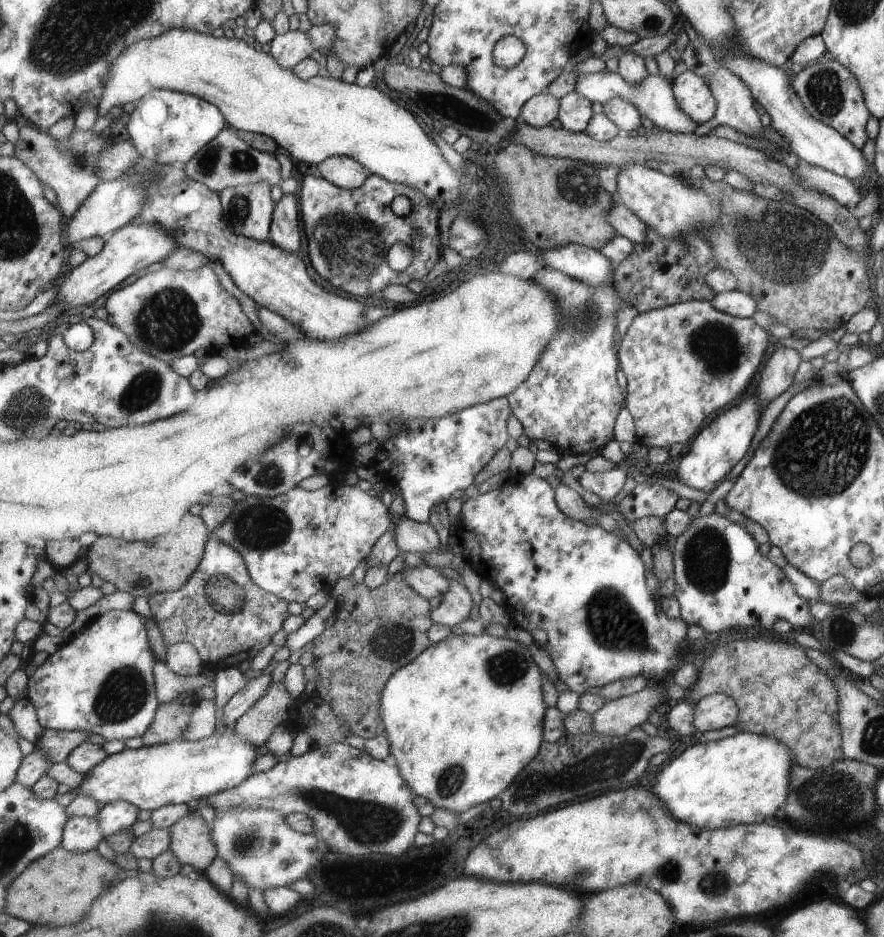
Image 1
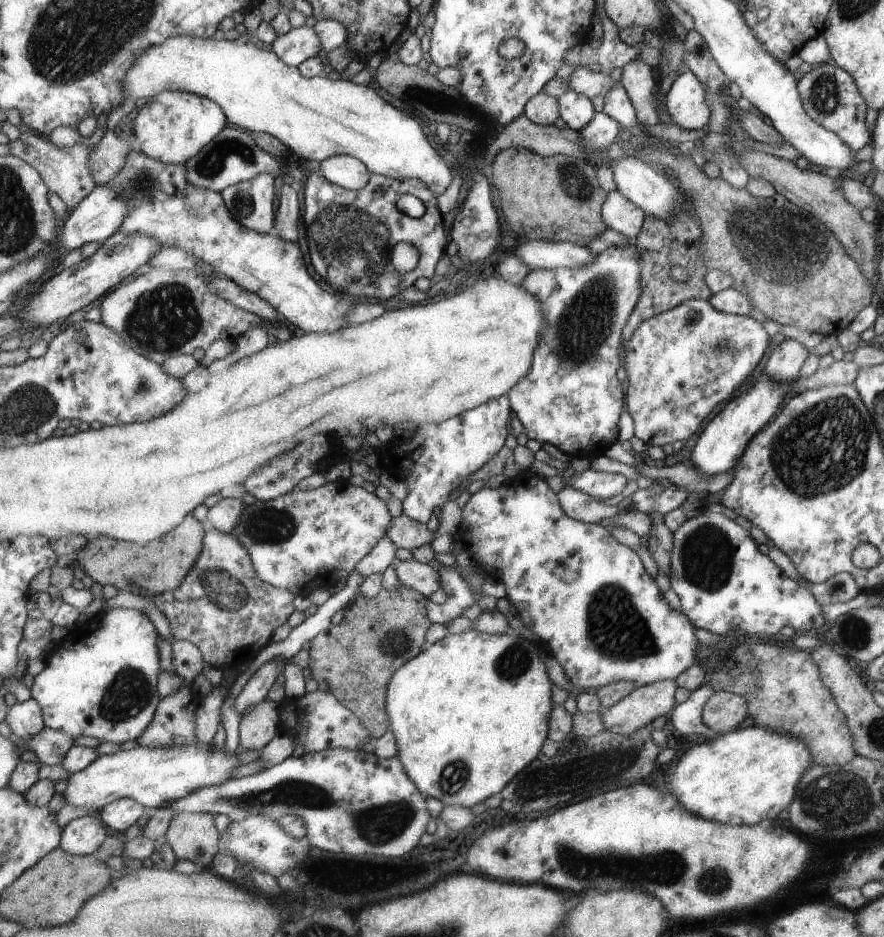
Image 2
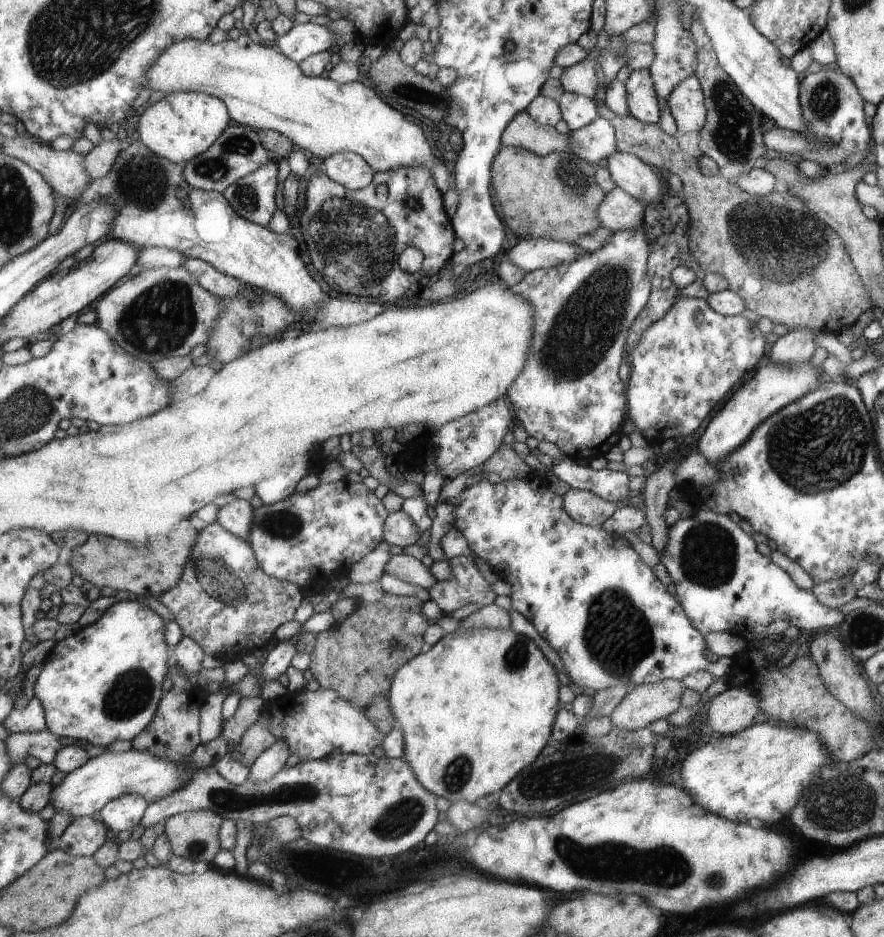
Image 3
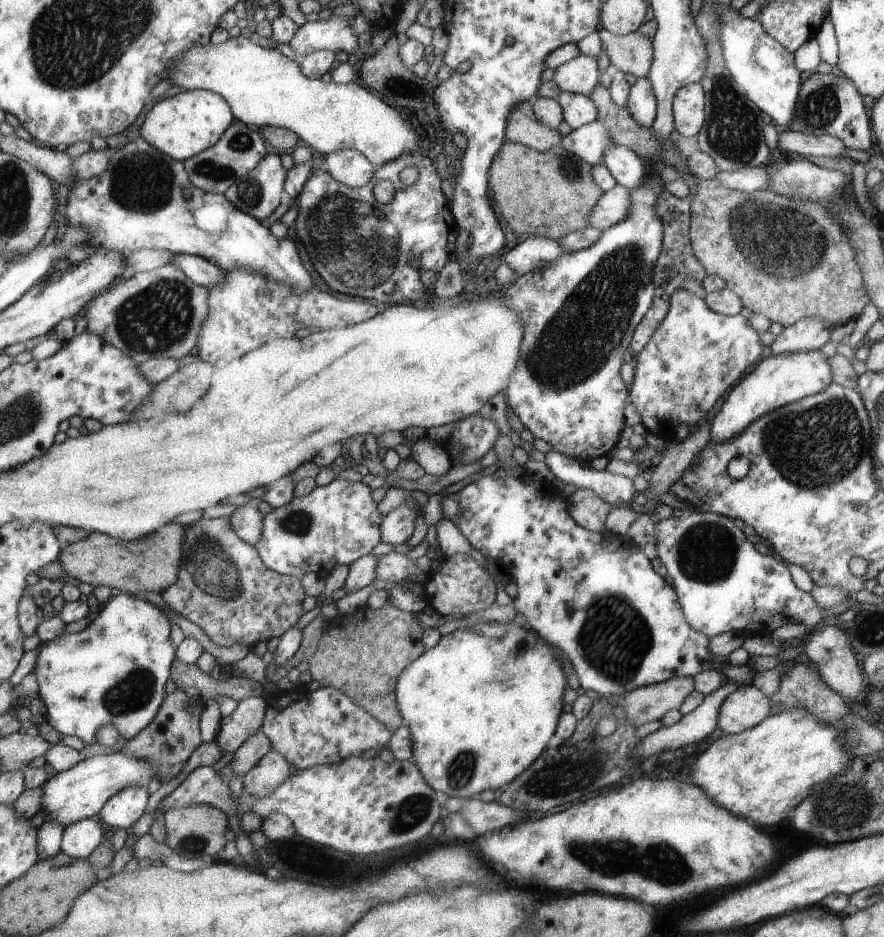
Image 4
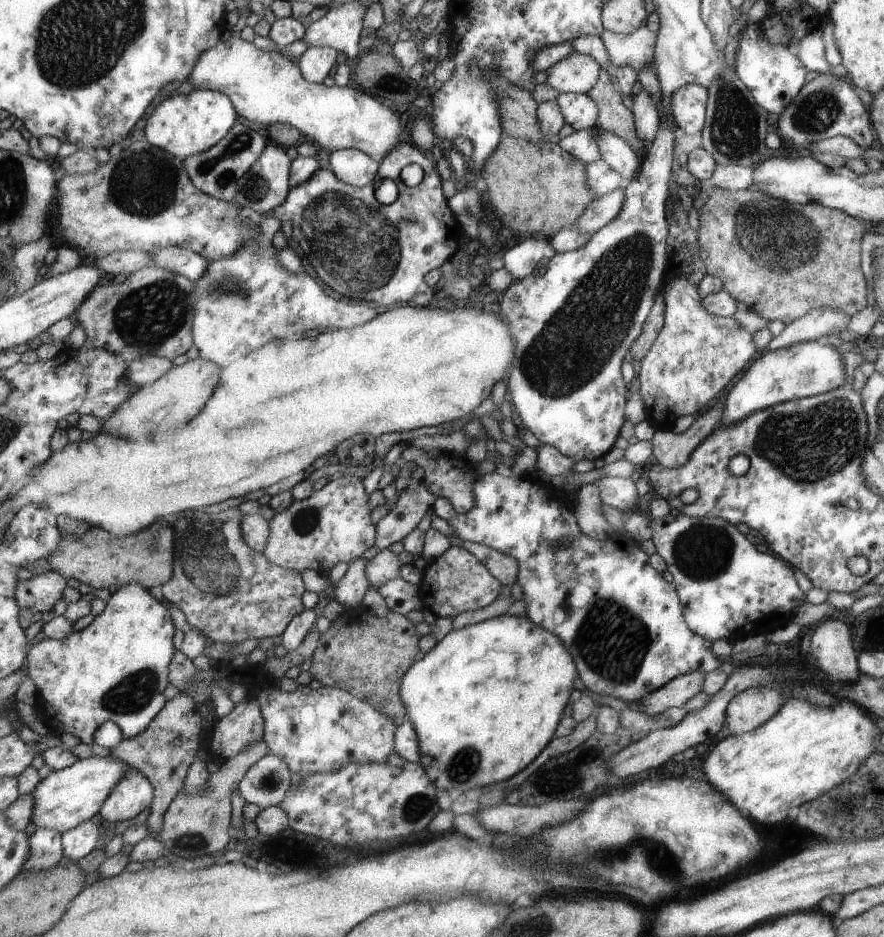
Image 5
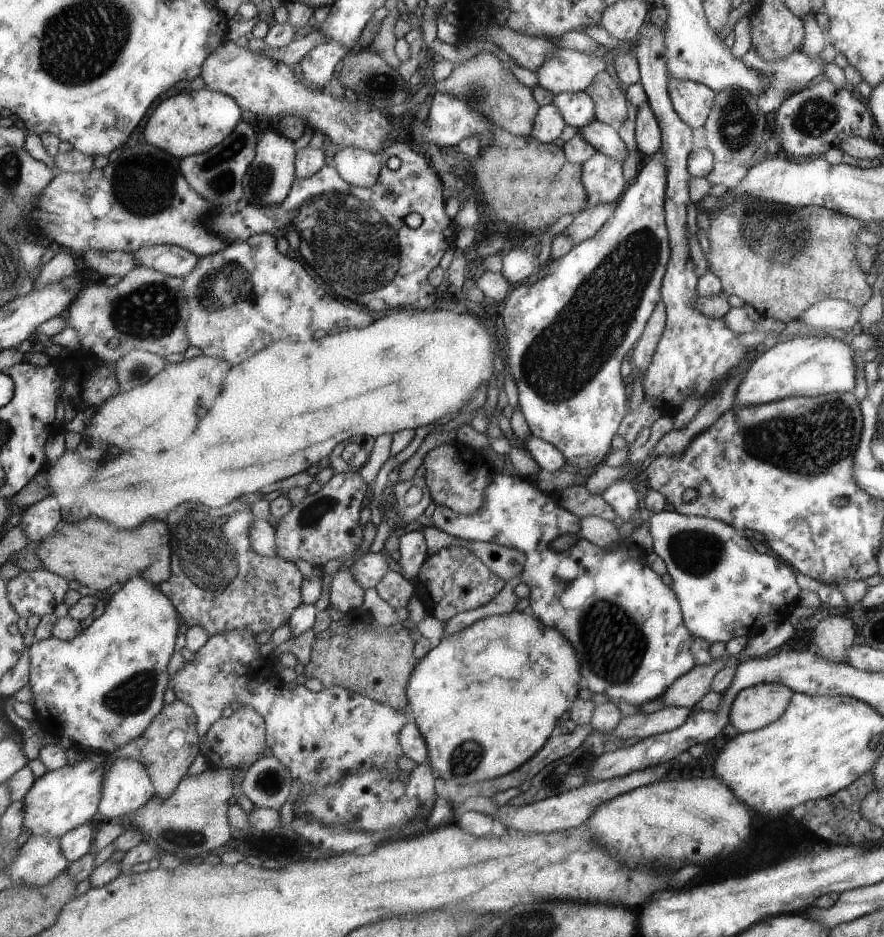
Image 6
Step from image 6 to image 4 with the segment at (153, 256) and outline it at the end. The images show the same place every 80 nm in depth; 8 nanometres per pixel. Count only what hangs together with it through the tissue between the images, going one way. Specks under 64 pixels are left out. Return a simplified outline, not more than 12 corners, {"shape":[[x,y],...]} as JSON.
{"shape":[[174,253],[168,262],[207,288],[222,270],[197,255]]}

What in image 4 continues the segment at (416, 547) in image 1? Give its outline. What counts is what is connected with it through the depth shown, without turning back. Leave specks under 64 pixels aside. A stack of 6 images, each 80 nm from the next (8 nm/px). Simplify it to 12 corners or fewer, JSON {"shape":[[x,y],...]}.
{"shape":[[405,501],[382,516],[380,542],[394,547],[411,536],[415,501]]}

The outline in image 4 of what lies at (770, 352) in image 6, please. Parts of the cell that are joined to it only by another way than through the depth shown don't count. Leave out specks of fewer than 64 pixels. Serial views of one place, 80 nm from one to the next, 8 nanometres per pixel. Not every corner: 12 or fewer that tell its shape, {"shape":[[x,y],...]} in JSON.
{"shape":[[819,349],[767,353],[725,397],[710,442],[831,384]]}

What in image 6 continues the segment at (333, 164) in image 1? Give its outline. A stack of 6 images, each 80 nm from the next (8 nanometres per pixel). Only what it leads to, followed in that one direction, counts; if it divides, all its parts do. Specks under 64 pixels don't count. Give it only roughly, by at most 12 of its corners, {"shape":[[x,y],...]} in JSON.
{"shape":[[344,147],[334,169],[351,186],[369,188],[380,174],[377,153]]}

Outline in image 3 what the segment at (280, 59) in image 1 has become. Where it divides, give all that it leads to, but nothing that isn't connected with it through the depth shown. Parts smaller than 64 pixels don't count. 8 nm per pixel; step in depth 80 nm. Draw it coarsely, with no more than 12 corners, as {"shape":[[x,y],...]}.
{"shape":[[295,23],[274,41],[297,64],[327,51],[338,36],[323,25]]}

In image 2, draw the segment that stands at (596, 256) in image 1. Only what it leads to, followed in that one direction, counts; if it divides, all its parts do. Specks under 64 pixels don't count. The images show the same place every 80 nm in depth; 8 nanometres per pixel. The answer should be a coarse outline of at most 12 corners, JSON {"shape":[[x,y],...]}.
{"shape":[[527,241],[513,254],[533,269],[588,265],[595,255],[565,241]]}

